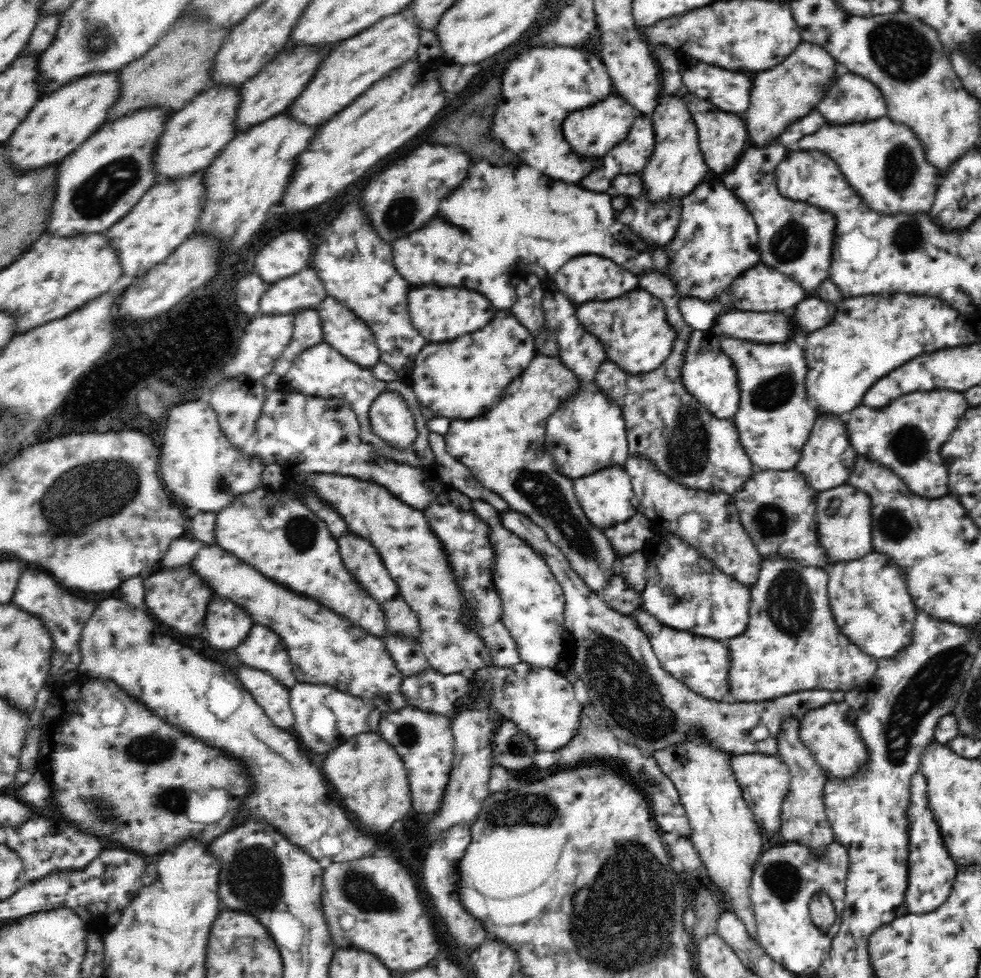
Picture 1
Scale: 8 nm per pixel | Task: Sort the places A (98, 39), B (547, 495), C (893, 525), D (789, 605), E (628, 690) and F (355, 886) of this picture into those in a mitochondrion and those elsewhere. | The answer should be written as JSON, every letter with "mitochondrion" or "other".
{"A":"mitochondrion","B":"mitochondrion","C":"mitochondrion","D":"mitochondrion","E":"mitochondrion","F":"mitochondrion"}

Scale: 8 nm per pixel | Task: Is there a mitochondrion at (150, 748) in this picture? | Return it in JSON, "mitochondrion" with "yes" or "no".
{"mitochondrion":"yes"}

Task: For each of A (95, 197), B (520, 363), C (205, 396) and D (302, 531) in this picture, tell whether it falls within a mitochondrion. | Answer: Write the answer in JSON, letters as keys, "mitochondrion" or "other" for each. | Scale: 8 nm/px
{"A":"mitochondrion","B":"other","C":"other","D":"mitochondrion"}

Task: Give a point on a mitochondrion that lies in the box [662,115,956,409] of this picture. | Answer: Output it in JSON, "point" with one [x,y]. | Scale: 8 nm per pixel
{"point":[792,240]}

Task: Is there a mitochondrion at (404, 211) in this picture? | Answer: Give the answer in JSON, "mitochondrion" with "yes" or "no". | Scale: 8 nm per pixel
{"mitochondrion":"yes"}

